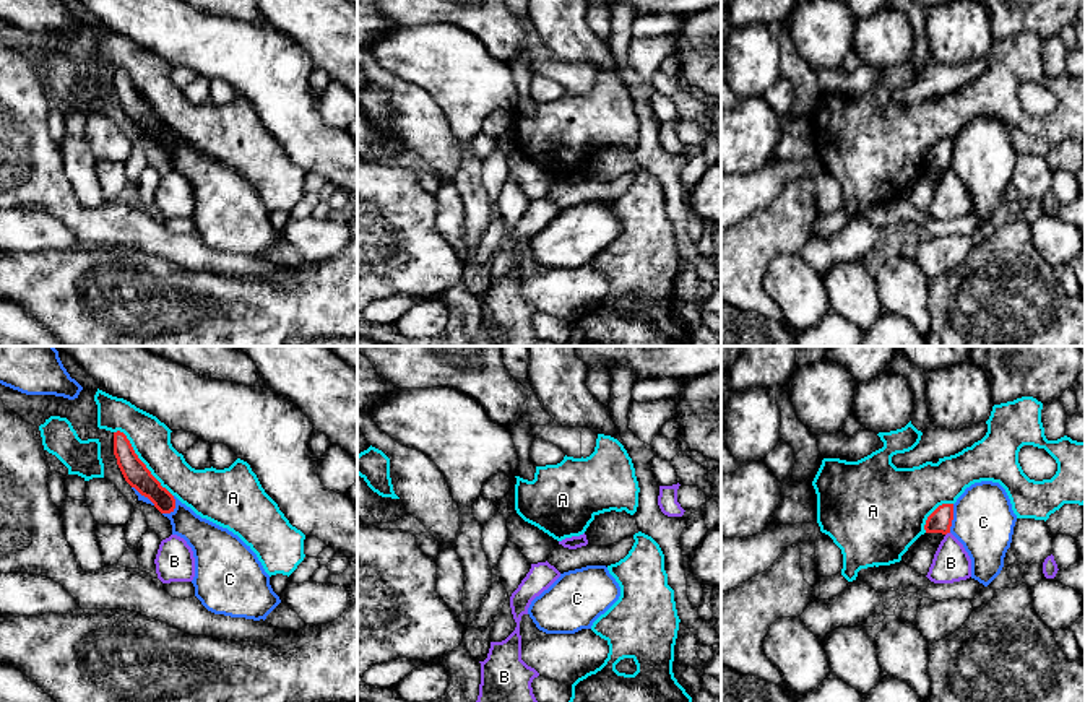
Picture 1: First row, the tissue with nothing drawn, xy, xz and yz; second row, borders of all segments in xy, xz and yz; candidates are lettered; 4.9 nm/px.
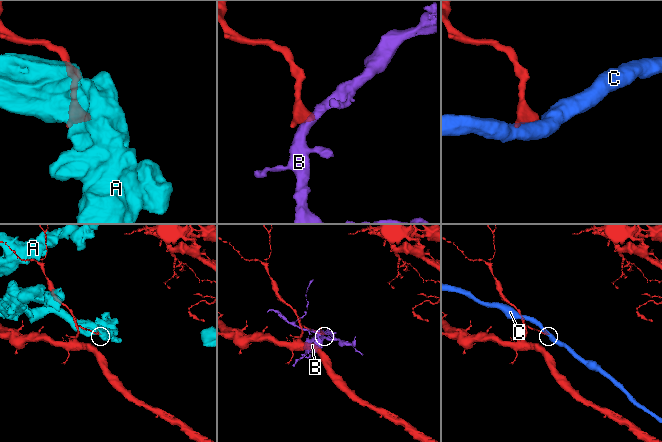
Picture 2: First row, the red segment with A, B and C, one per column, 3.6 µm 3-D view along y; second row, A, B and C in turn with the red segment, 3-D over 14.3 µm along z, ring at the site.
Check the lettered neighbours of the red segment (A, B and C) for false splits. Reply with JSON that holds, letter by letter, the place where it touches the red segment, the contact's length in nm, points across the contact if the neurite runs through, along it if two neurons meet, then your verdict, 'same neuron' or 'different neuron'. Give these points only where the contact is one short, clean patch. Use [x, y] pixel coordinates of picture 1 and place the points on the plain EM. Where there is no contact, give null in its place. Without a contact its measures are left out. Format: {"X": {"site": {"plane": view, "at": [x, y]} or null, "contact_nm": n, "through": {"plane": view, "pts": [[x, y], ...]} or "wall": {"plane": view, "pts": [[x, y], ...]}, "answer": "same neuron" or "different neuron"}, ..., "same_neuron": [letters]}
{"A": {"site": {"plane": "xy", "at": [140, 96]}, "contact_nm": 440, "answer": "different neuron"}, "B": {"site": {"plane": "yz", "at": [947, 168]}, "contact_nm": 30, "wall": {"plane": "yz", "pts": [[949, 168], [946, 171]]}, "answer": "different neuron"}, "C": {"site": {"plane": "yz", "at": [952, 155]}, "contact_nm": 150, "answer": "different neuron"}, "same_neuron": []}

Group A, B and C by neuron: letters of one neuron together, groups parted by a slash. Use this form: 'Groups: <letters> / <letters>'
Groups: A / B / C

